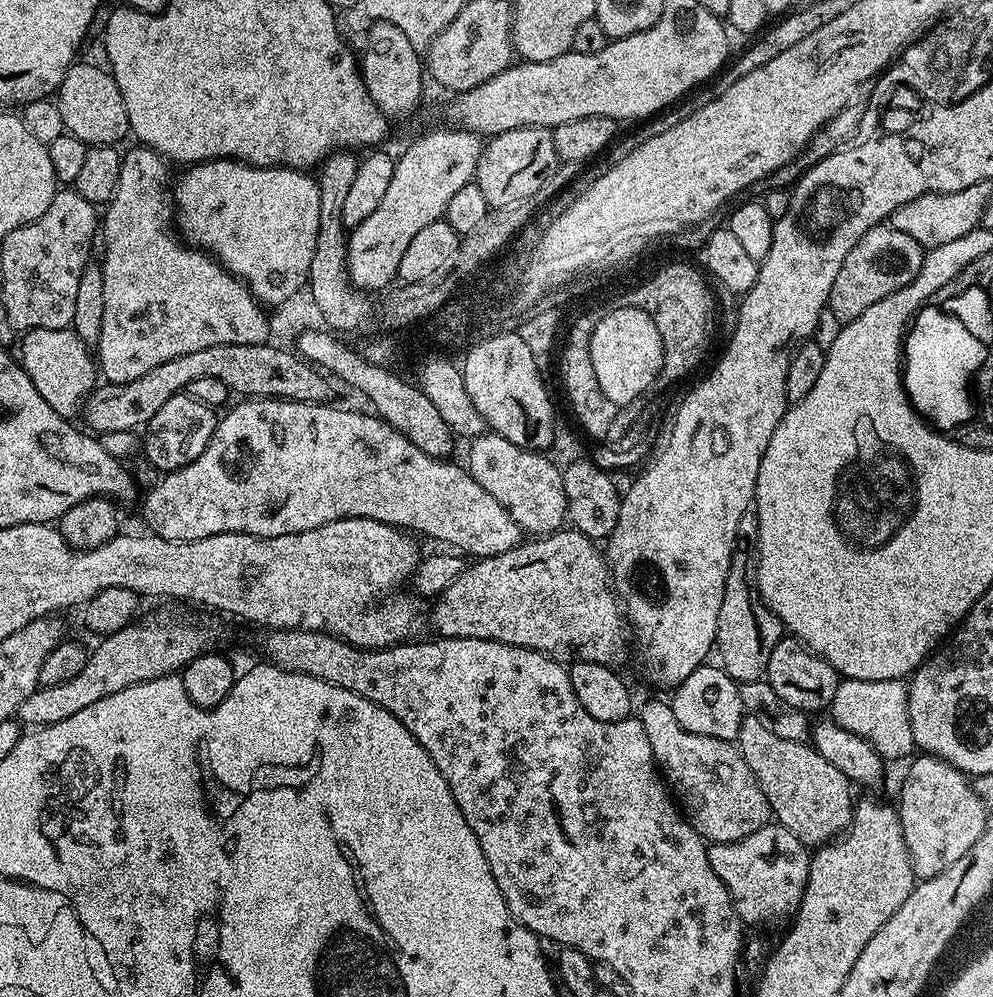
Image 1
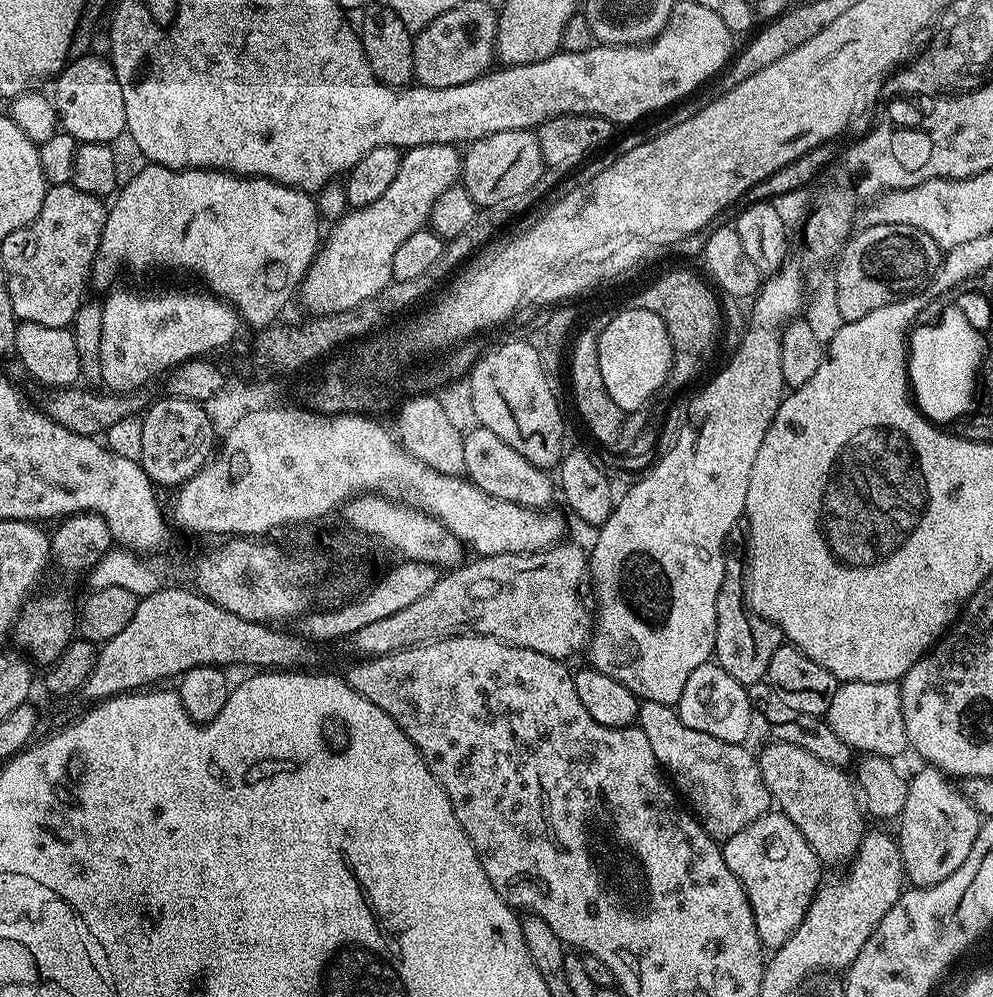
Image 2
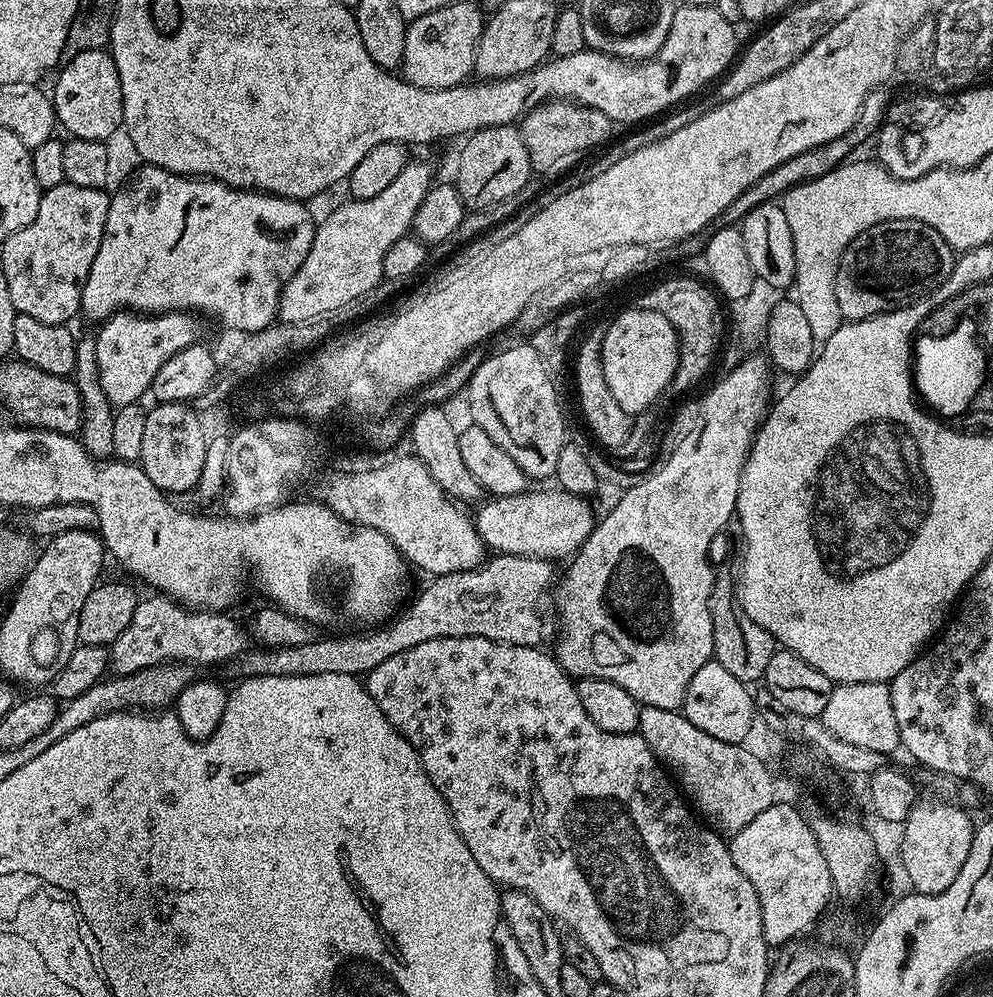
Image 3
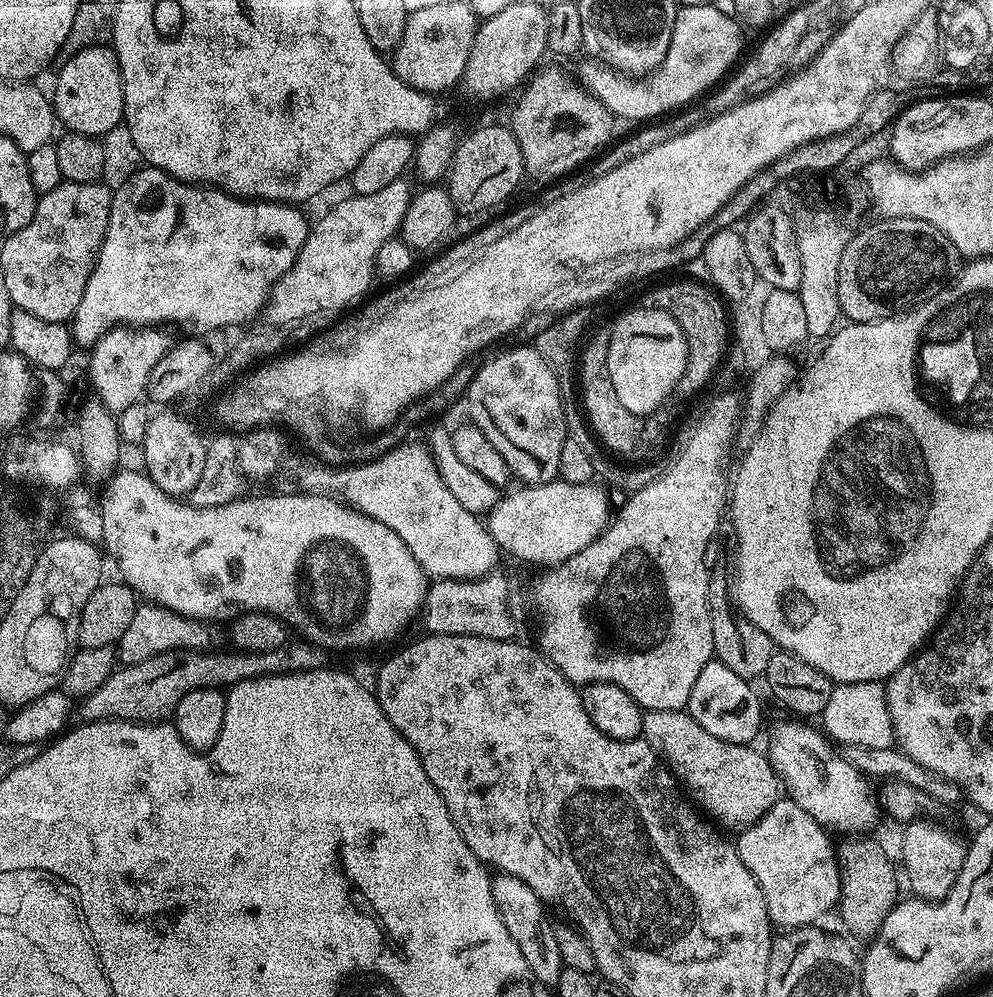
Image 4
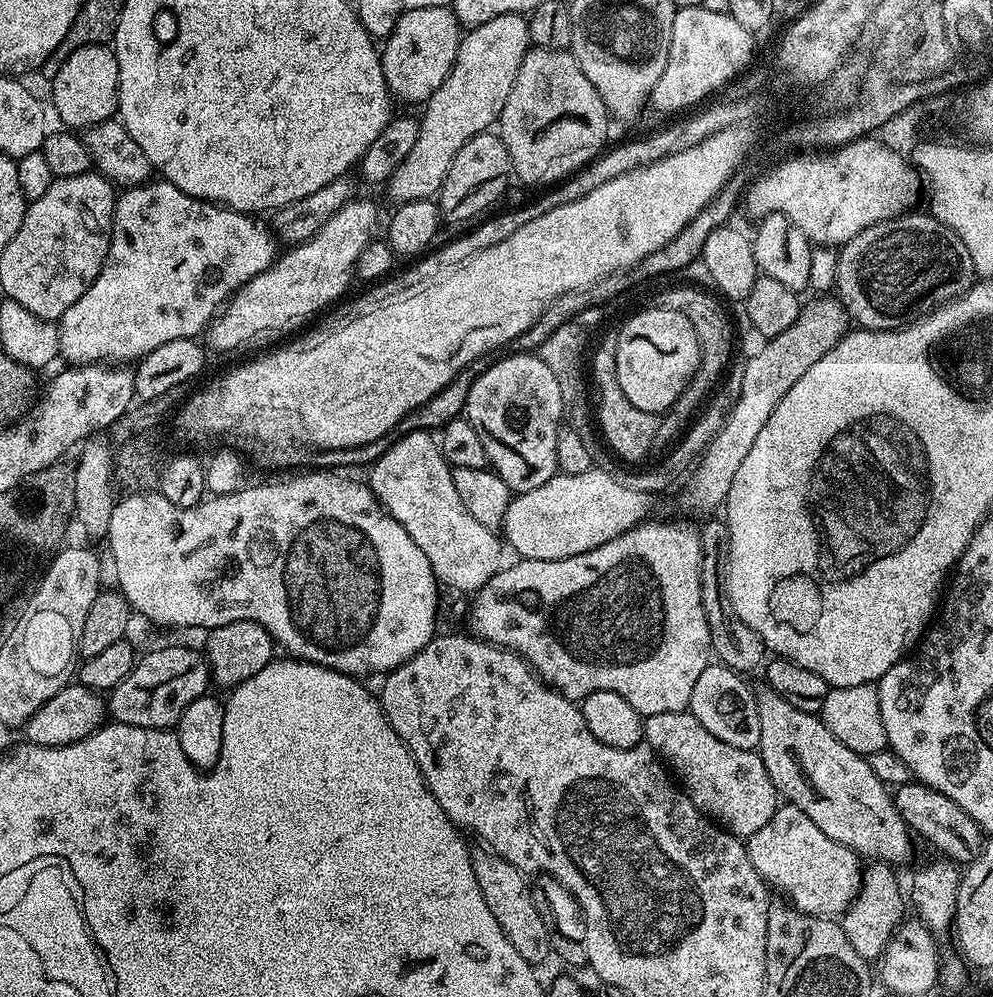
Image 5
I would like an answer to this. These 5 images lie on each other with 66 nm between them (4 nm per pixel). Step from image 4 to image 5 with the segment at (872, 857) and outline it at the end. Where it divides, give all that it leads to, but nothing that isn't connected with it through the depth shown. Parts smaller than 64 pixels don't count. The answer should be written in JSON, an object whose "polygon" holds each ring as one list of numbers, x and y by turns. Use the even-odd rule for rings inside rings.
{"polygon":[[872,862,869,865,869,868,867,865,863,869,860,892,848,911,843,913,842,923,846,938,850,938,850,946,858,950,862,959,876,962,905,919,906,896,900,893,900,880,896,877,897,869,893,865,883,862]]}

